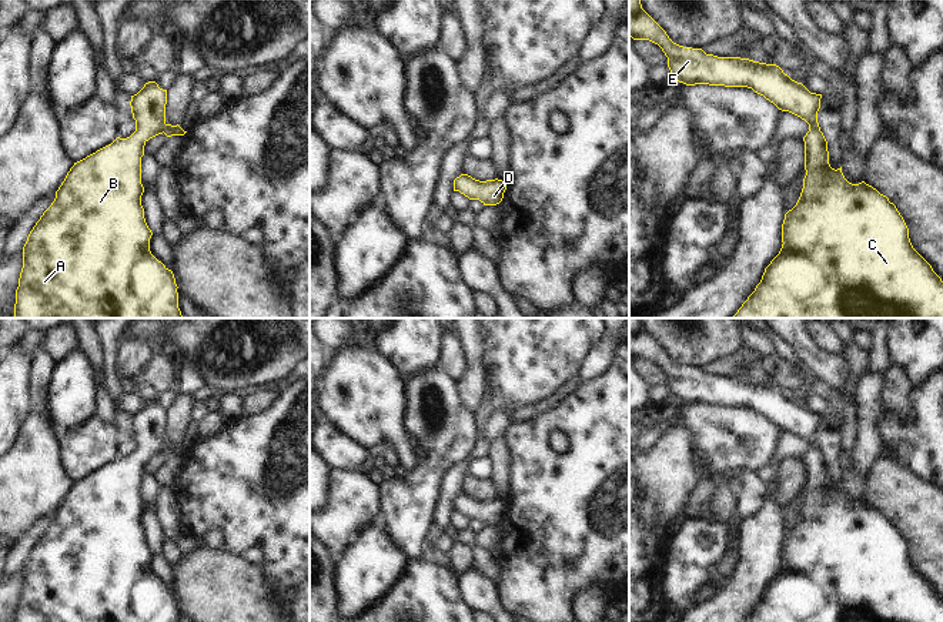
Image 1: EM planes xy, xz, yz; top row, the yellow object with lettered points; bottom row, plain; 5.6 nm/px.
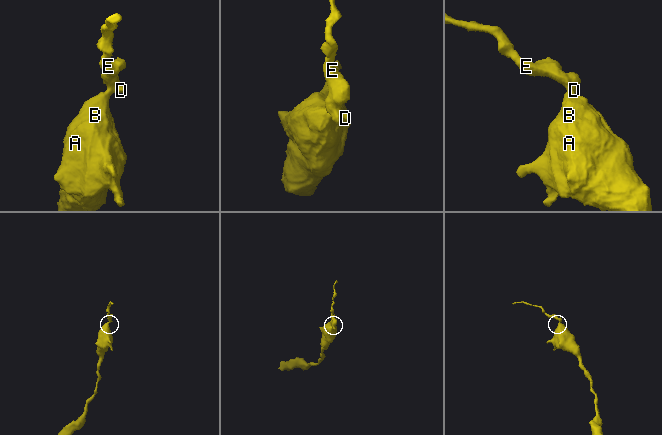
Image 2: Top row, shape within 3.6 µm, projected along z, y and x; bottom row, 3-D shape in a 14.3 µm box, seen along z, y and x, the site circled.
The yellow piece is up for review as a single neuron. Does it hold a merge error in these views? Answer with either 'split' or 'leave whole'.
leave whole

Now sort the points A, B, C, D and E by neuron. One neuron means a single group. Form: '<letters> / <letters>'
A B C D E

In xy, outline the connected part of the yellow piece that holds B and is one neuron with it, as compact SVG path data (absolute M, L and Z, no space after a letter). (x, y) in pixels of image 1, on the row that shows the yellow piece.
M148 81L131 96L136 131L74 163L56 191L51 205L30 231L23 247L23 268L16 290L14 318L183 318L175 278L150 251L153 235L144 218L141 157L146 143L158 136L184 136L178 124L165 123L167 90Z

